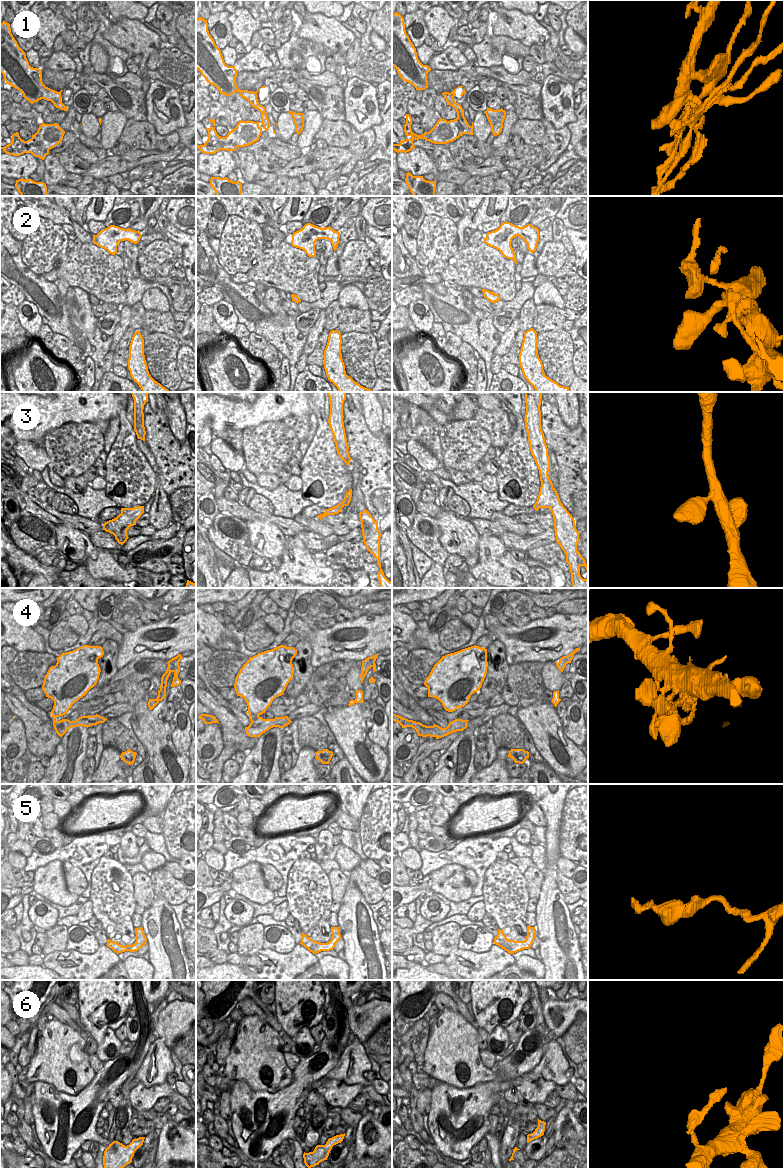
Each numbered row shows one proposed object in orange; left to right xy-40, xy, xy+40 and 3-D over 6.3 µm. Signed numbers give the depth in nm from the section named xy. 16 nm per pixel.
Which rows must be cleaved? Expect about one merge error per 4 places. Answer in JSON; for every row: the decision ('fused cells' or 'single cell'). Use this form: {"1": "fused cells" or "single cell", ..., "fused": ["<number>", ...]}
{"1": "fused cells", "2": "single cell", "3": "single cell", "4": "single cell", "5": "single cell", "6": "single cell", "fused": ["1"]}

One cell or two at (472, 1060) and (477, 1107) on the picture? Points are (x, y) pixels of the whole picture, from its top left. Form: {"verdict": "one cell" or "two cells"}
{"verdict": "two cells"}

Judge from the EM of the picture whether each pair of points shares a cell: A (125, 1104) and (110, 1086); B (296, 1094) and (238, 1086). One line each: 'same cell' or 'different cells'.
A: different cells
B: same cell

